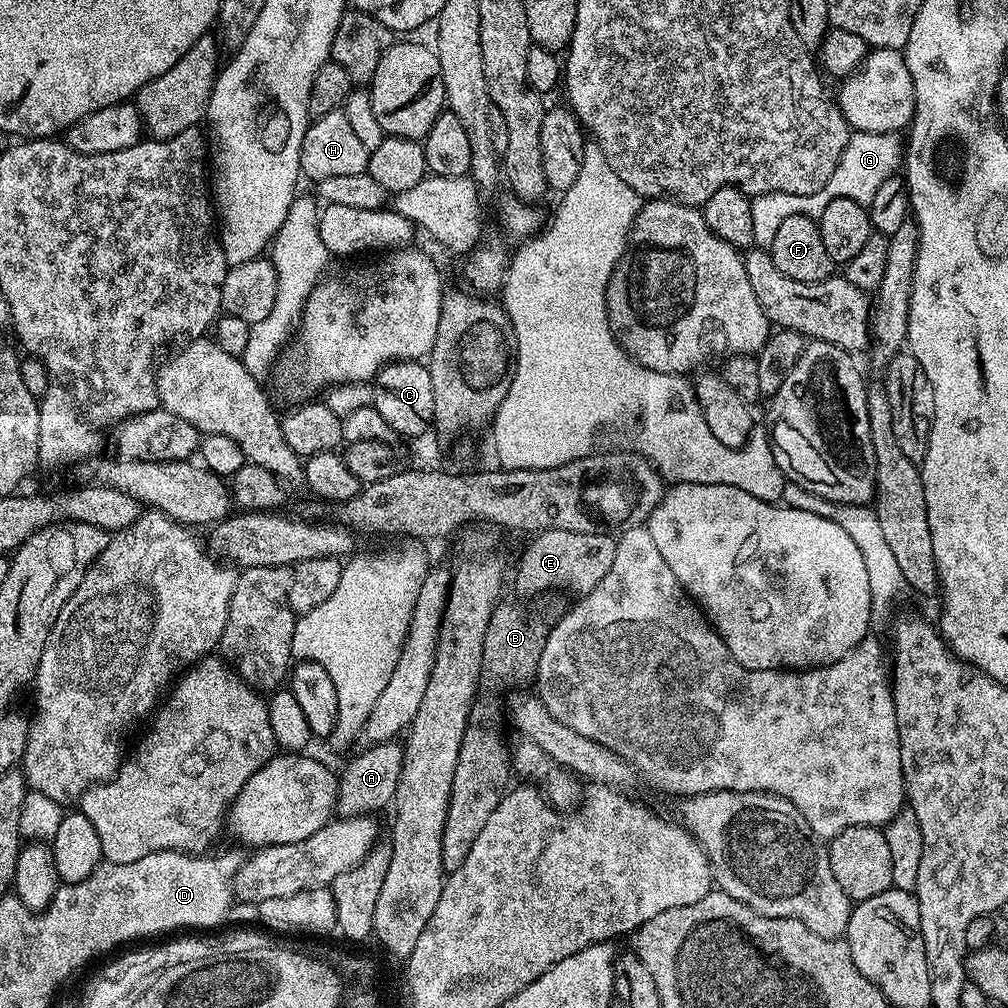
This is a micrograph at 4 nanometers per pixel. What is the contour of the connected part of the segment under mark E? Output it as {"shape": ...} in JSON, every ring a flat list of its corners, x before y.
{"shape":[[548,528,544,532,535,533,532,540,524,548,524,553,520,556,520,565,516,568,516,584,524,592,544,592,547,588,568,587,575,594,583,594,594,590,602,578,606,578,606,573,610,570,610,565,614,562,616,553,617,537,607,531,598,532,575,532,574,530,554,530]]}

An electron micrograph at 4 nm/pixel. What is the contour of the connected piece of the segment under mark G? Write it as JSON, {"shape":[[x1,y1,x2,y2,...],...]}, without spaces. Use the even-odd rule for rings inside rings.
{"shape":[[853,131,848,138,846,150,842,150,842,158,830,174,826,186,809,196,795,196,785,192,767,192,761,196,751,197,754,214,754,245,765,250,771,249,772,239,778,226,788,216,811,216,819,218,822,210,834,202,834,198,850,198,854,202,868,205,874,198,878,186,886,182,886,178,897,175,902,164,902,140,895,132,858,132]]}

